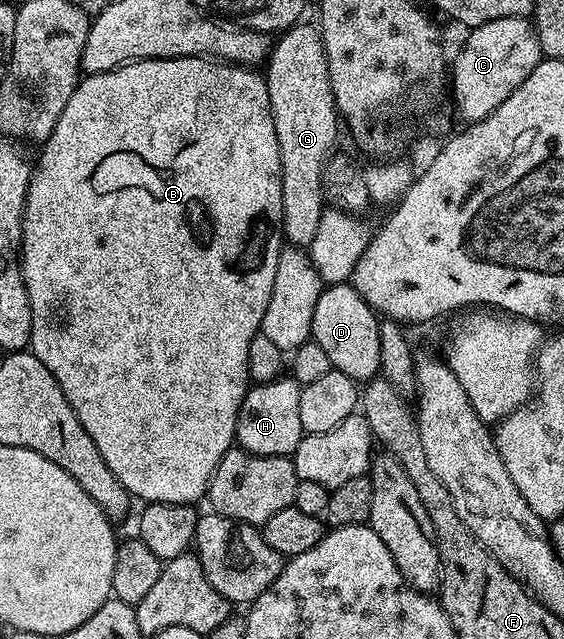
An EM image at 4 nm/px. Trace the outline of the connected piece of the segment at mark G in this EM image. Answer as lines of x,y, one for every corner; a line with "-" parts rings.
299,21
287,27
277,36
268,58
265,60
264,78
268,89
270,112
276,125
276,137
280,145
280,165
282,166
282,233
287,244
297,248
309,248
320,217
324,210
324,172
331,155
335,154
334,142
338,139
340,116
334,106
334,94
330,84
330,70
326,60
326,50
322,44
322,33
317,26
307,21

